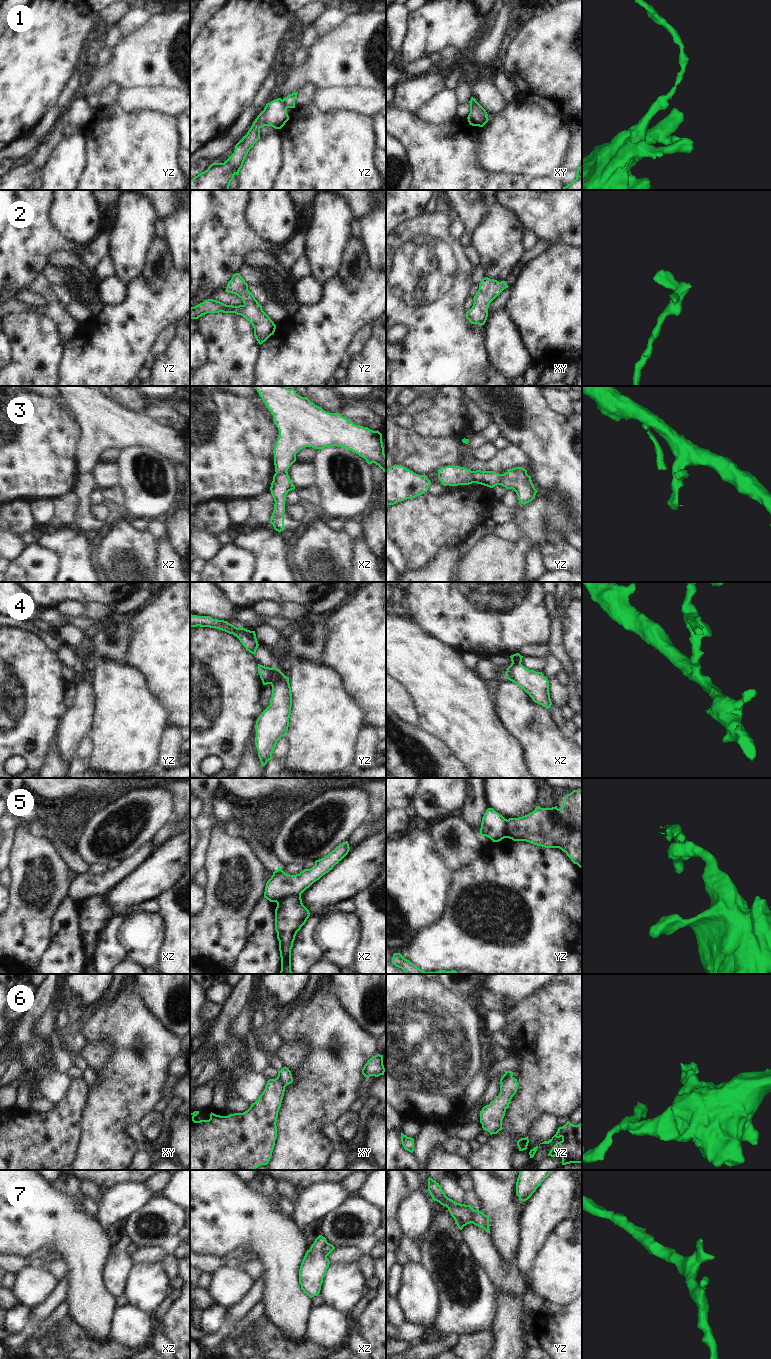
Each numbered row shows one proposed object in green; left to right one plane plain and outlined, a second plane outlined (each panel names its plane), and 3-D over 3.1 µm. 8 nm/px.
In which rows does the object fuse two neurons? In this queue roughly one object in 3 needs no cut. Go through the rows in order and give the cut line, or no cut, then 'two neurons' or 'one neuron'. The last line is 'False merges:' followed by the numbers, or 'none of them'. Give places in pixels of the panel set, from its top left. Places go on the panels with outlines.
1: yz (282, 100), (287, 107) | two neurons
2: no cut | one neuron
3: yz (471, 471), (475, 482) | two neurons
4: yz (276, 668), (273, 679), (269, 683) | two neurons
5: xz (300, 894), (288, 895), (276, 902) | two neurons
6: yz (511, 1076), (501, 1084) | two neurons
7: yz (476, 1210), (473, 1217), (467, 1222), (461, 1222), (454, 1218) | two neurons
False merges: 1, 3, 4, 5, 6, 7

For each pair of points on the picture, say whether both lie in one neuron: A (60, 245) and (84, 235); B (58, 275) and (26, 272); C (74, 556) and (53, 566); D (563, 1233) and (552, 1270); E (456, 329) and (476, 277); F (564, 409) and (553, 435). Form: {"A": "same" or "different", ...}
{"A": "different", "B": "different", "C": "different", "D": "same", "E": "different", "F": "different"}

